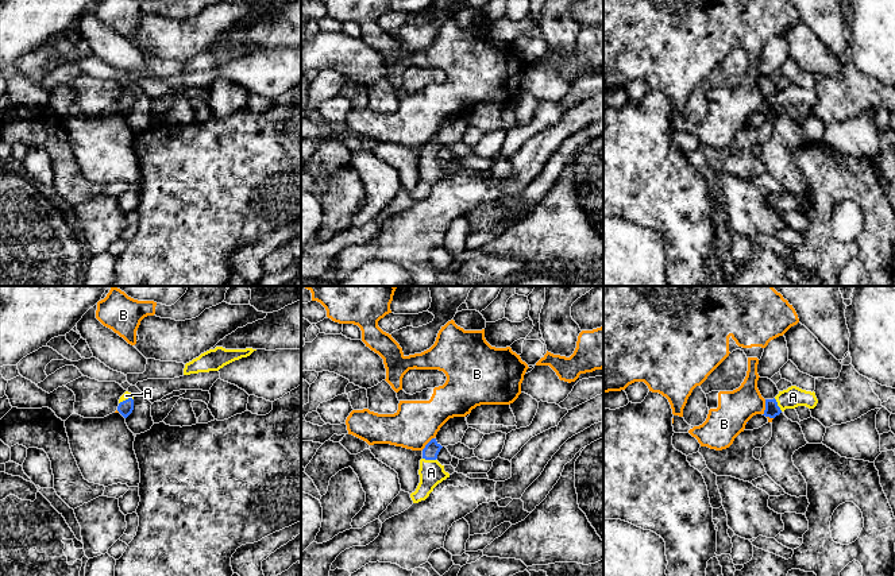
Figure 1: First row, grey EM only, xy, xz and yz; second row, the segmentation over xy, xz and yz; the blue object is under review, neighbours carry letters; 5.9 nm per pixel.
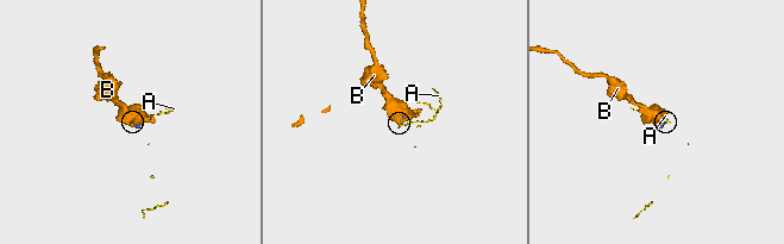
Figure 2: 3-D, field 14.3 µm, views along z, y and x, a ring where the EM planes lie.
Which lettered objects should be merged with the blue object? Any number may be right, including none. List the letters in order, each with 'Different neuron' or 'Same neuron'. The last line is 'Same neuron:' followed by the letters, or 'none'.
A: Same neuron
B: Different neuron
Same neuron: A

